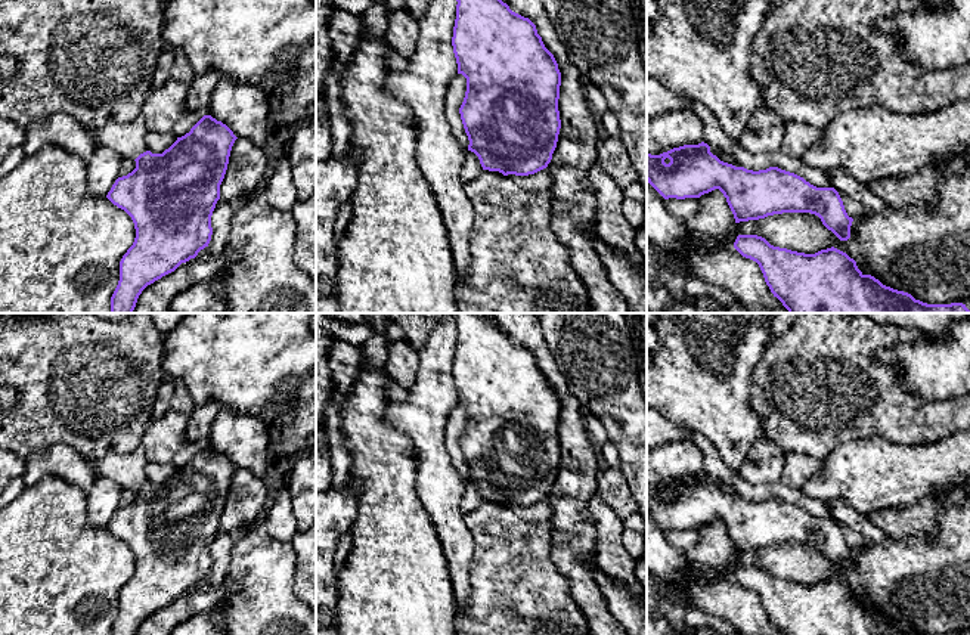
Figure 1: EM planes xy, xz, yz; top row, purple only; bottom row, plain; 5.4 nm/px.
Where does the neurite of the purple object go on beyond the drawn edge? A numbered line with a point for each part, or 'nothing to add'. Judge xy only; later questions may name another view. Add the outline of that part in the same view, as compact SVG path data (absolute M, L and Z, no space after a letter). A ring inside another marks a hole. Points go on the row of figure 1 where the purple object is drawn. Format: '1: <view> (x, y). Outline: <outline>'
1: xy (127, 139). Outline: M139 115L123 124L106 124L94 130L94 142L97 148L109 148L124 158L136 159L148 151L145 142L146 123Z

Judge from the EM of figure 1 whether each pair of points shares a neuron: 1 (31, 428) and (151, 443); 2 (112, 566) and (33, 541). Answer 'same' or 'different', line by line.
1: different
2: same

